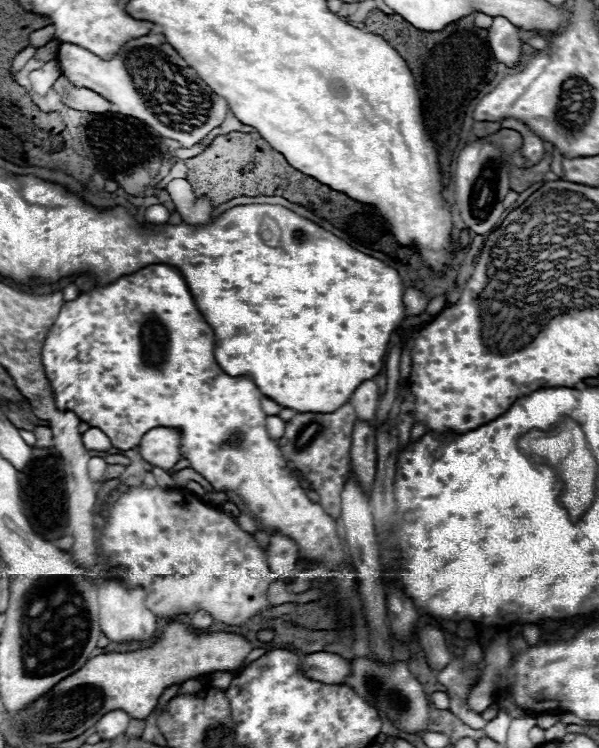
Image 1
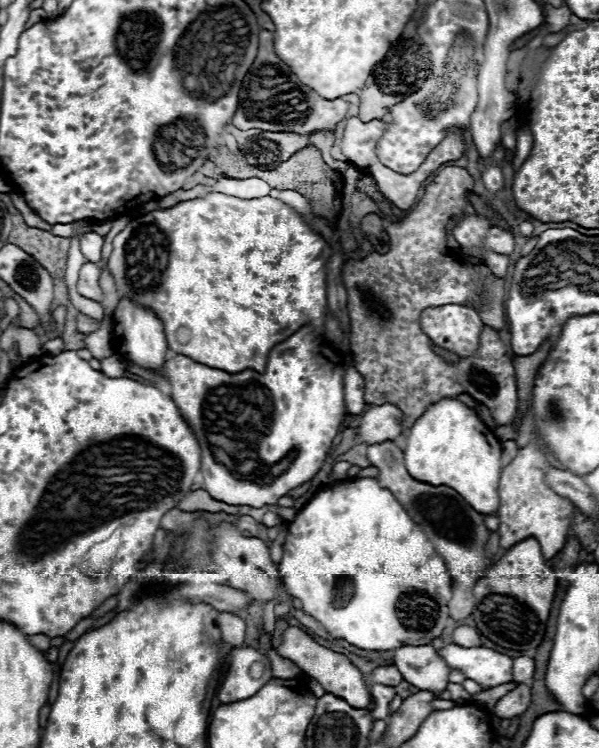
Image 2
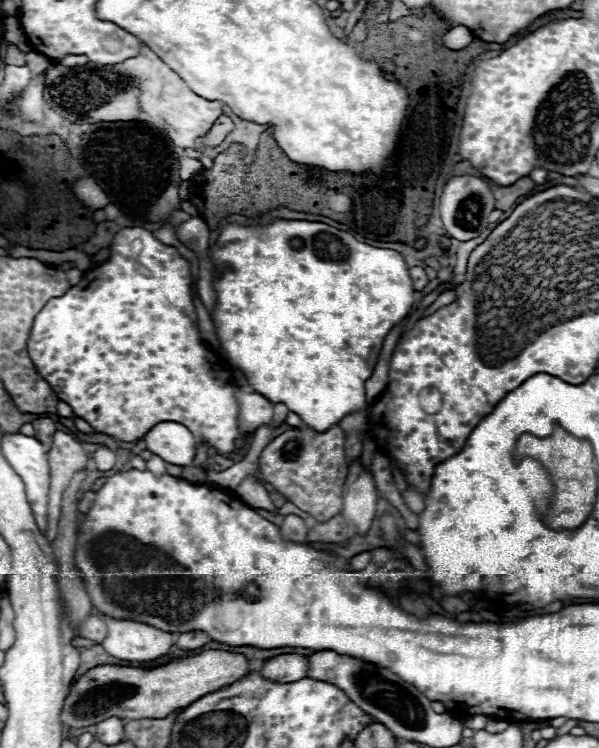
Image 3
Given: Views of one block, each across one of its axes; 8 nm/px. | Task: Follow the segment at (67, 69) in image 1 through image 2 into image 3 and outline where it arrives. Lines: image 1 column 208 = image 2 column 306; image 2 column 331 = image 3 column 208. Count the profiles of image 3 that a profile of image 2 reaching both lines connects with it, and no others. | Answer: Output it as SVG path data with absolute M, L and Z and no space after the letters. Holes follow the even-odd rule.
M144 42L140 44L138 56L114 64L112 70L114 74L122 74L122 78L130 78L134 82L134 88L140 90L138 104L144 112L140 118L154 124L162 132L168 132L172 142L180 148L198 148L198 138L202 138L218 120L218 116L222 116L222 102L206 100L194 94L186 86L186 82L182 82L182 78L178 78L178 74L174 74Z

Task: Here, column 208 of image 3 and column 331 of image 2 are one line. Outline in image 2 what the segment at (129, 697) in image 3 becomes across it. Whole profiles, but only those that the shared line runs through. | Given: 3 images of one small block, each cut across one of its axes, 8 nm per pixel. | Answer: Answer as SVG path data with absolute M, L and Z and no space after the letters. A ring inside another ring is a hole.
M290 626L286 628L284 636L282 636L282 644L276 648L276 652L284 658L290 658L298 668L302 668L308 676L316 678L322 688L338 698L344 698L352 708L370 708L372 704L372 696L368 692L368 686L364 684L364 678L362 674L358 672L356 666L350 664L350 660L344 656L344 654L338 654L338 652L332 652L324 646L320 646L310 634L306 634L304 630L296 628L296 626Z

